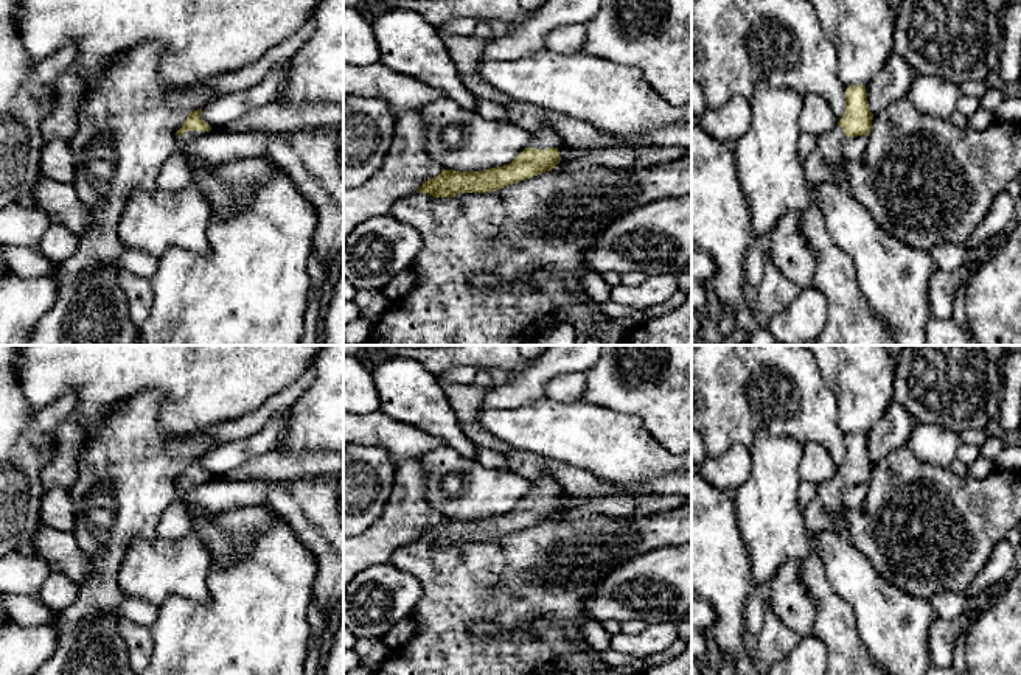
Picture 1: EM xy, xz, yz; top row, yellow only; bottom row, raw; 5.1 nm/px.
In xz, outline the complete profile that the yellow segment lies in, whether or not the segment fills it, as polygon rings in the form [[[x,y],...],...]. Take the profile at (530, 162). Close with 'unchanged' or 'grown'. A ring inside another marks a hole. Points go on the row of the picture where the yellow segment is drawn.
[[[549,128],[531,134],[530,146],[508,165],[466,173],[443,170],[438,176],[427,179],[416,193],[429,193],[434,198],[455,198],[460,193],[496,191],[552,171],[559,163],[559,146],[559,134]]]; grown

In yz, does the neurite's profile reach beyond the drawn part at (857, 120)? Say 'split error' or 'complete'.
split error

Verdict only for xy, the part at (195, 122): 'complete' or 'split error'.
split error

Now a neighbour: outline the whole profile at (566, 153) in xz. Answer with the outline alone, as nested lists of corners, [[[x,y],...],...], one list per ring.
[[[561,143],[558,151],[559,151],[559,163],[552,170],[558,170],[563,163],[577,160],[577,159],[584,157],[586,154],[591,152],[589,149],[567,146],[564,143]]]

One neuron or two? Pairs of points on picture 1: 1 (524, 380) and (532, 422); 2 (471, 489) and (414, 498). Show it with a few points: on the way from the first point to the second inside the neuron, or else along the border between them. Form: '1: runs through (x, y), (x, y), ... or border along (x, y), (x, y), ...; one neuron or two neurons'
1: border along (544, 395), (513, 408), (493, 409); two neurons
2: border along (420, 461), (425, 470), (425, 500), (443, 517); two neurons

